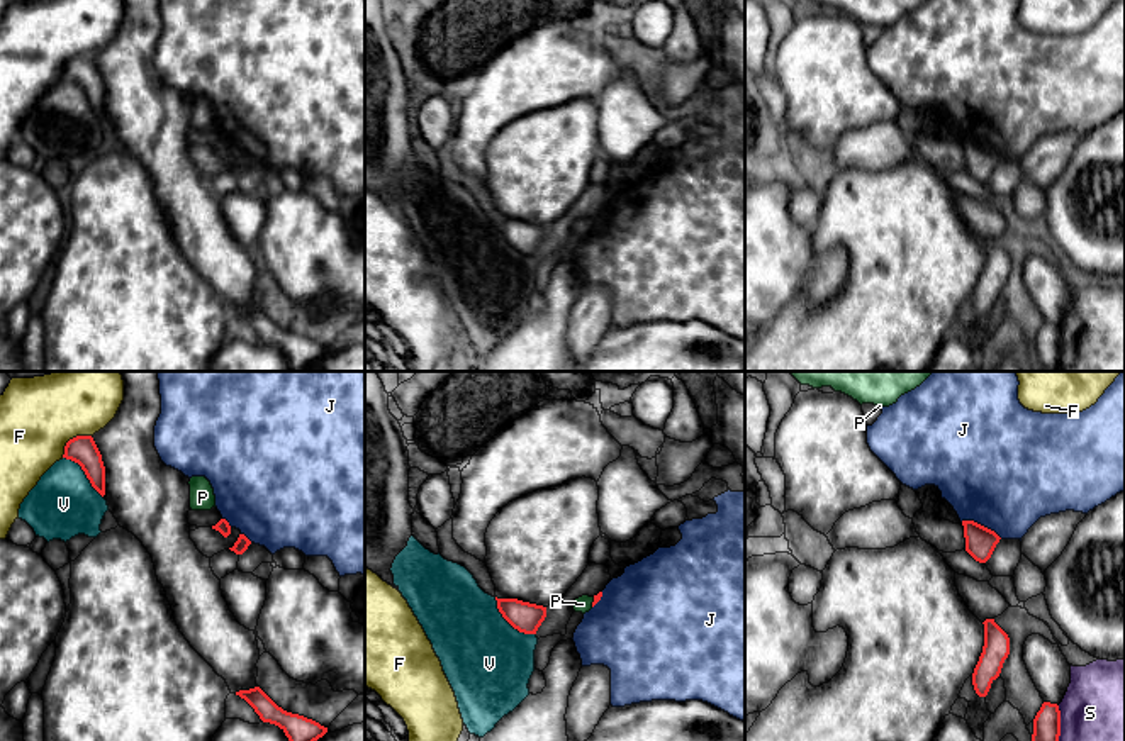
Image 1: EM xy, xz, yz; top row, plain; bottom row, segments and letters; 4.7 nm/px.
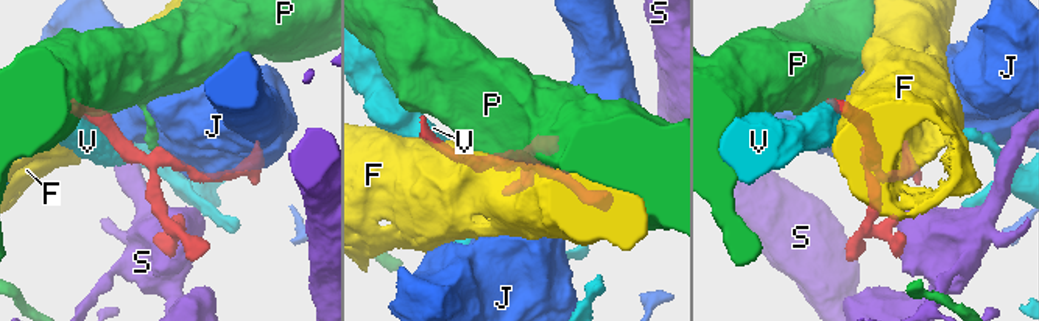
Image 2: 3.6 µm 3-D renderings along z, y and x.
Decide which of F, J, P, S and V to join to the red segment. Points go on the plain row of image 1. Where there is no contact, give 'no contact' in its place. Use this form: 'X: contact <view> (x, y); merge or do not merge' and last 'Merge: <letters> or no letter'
F: contact xy (73, 58); do not merge
J: contact yz (979, 144); do not merge
P: contact xz (593, 222); do not merge
S: contact yz (1059, 346); do not merge
V: contact xz (509, 243); do not merge
Merge: no letter

